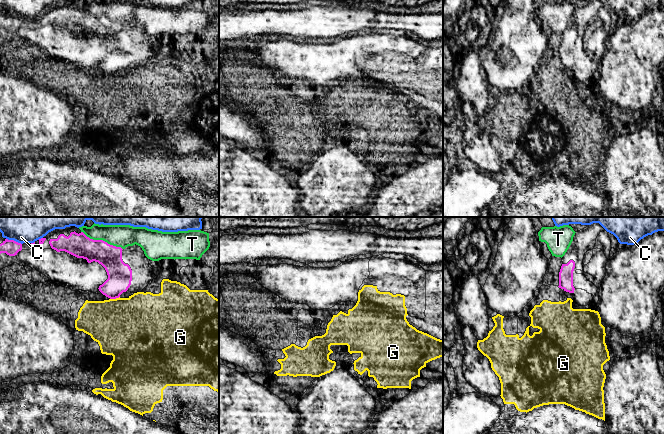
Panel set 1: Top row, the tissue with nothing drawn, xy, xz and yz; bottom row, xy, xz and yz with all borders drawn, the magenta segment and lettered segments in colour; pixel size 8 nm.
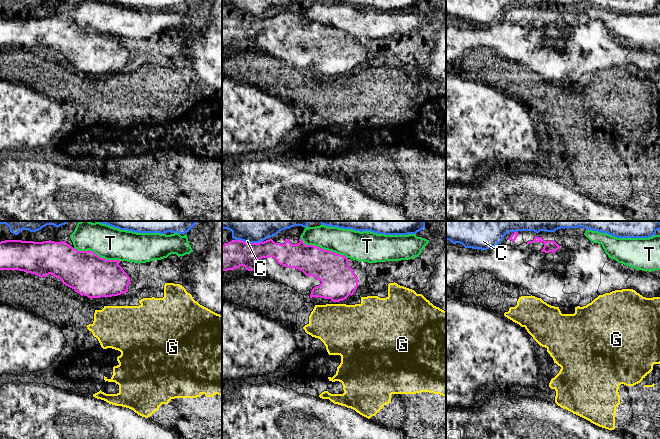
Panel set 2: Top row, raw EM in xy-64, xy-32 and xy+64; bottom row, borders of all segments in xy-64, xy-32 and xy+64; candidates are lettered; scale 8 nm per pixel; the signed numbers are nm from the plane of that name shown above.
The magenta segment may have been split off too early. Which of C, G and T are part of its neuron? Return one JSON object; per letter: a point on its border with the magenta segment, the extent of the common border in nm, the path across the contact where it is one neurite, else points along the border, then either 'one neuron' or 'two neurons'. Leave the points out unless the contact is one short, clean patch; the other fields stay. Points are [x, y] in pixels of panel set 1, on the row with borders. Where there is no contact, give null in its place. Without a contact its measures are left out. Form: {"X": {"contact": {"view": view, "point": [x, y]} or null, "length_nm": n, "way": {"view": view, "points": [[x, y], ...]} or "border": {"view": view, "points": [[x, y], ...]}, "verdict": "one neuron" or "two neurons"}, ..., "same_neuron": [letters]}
{"C": {"contact": {"view": "xy", "point": [13, 240]}, "length_nm": 140, "verdict": "two neurons"}, "G": {"contact": {"view": "xy", "point": [114, 298]}, "length_nm": 80, "border": {"view": "xy", "points": [[119, 296], [110, 299]]}, "verdict": "two neurons"}, "T": {"contact": {"view": "xy", "point": [102, 240]}, "length_nm": 360, "verdict": "two neurons"}, "same_neuron": []}

